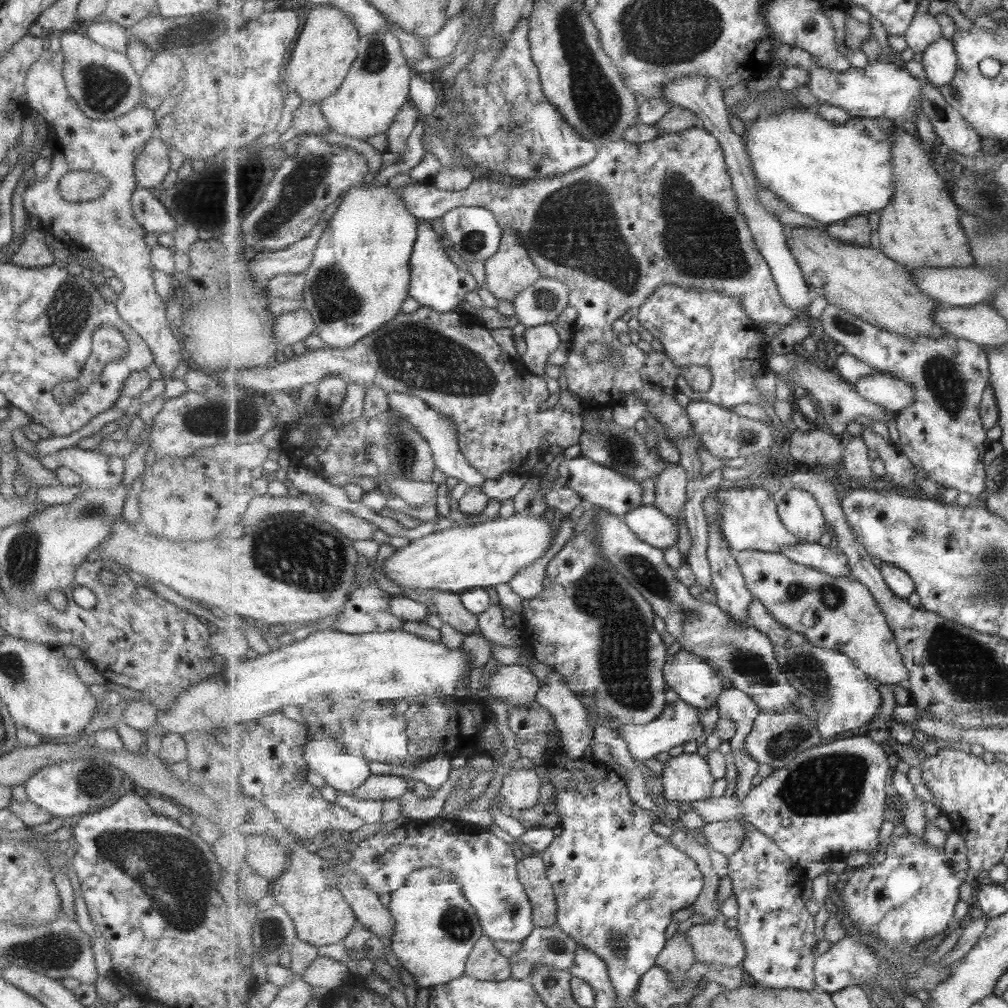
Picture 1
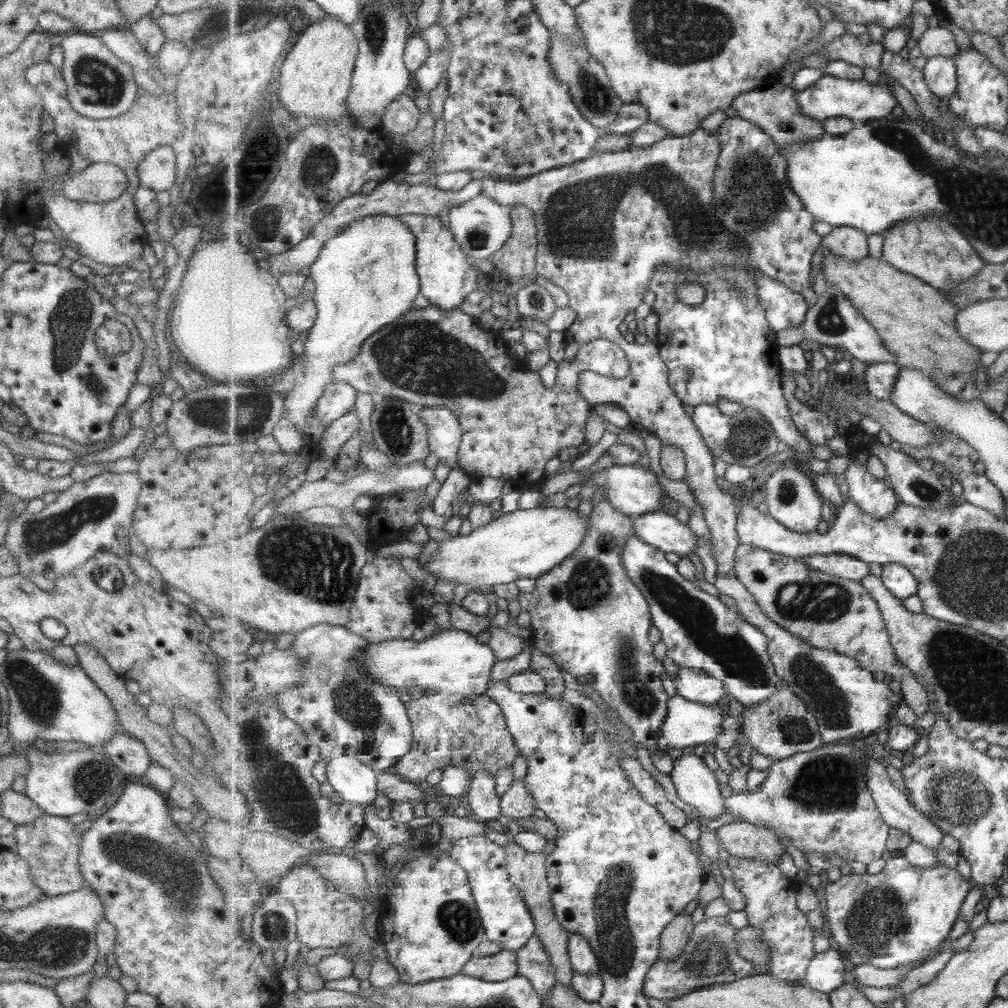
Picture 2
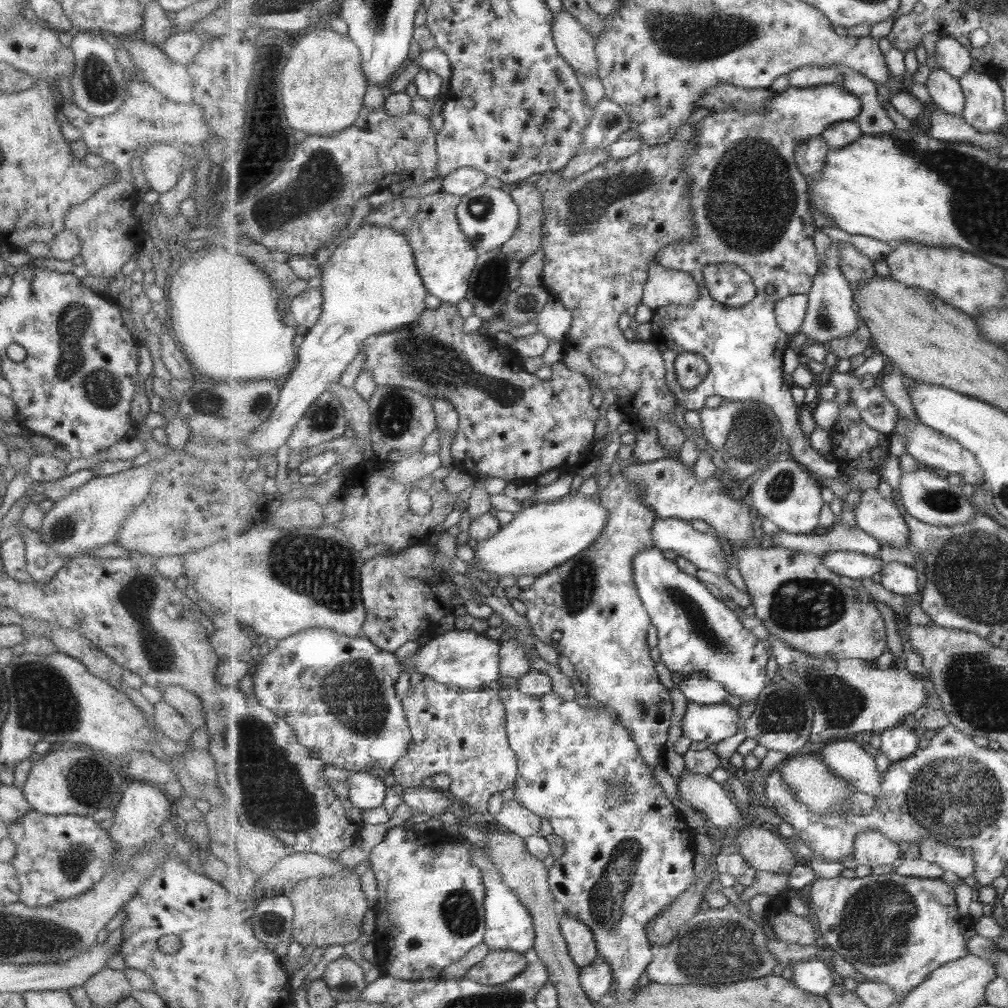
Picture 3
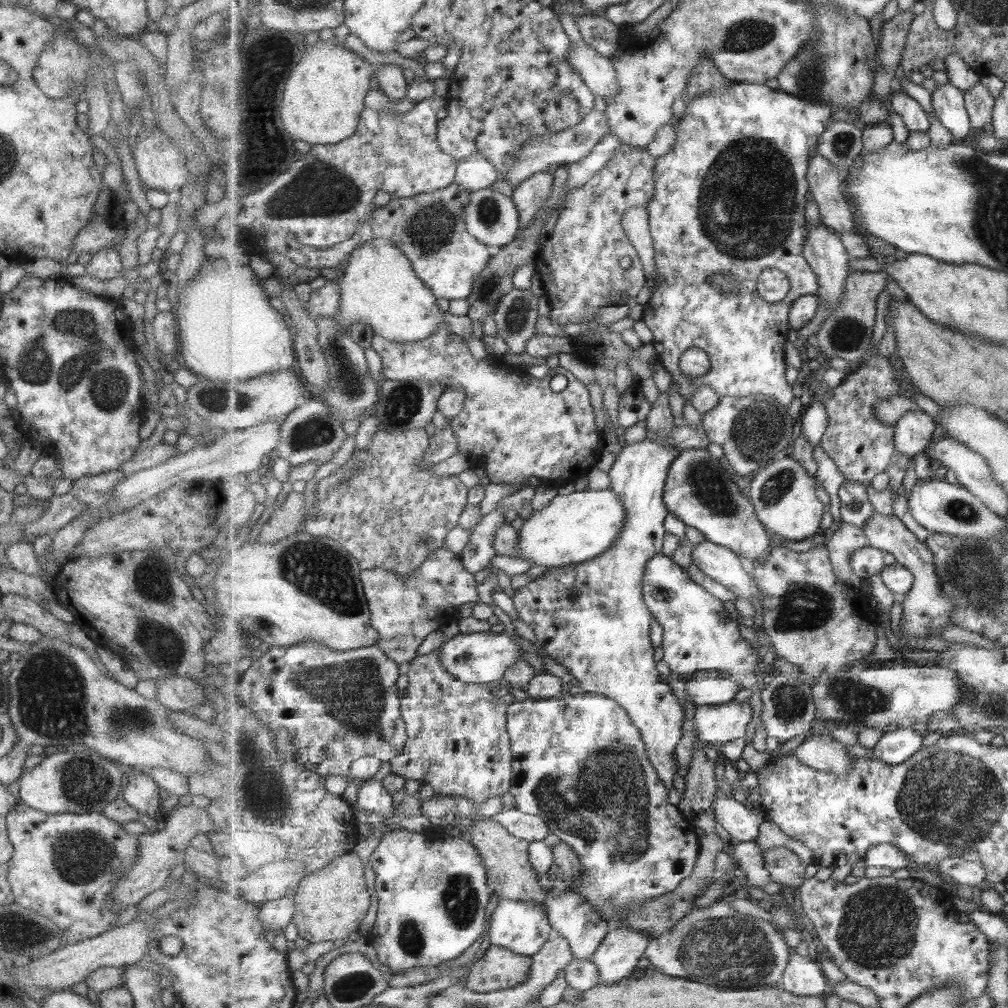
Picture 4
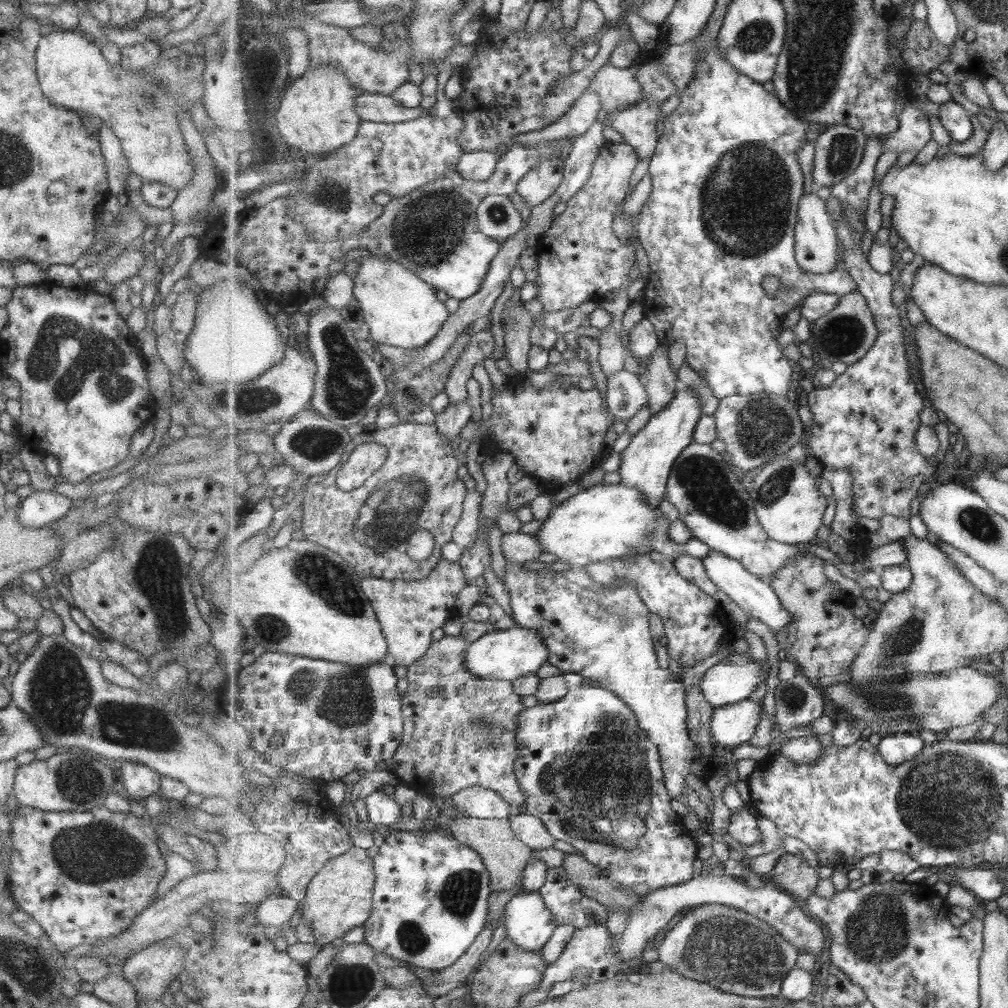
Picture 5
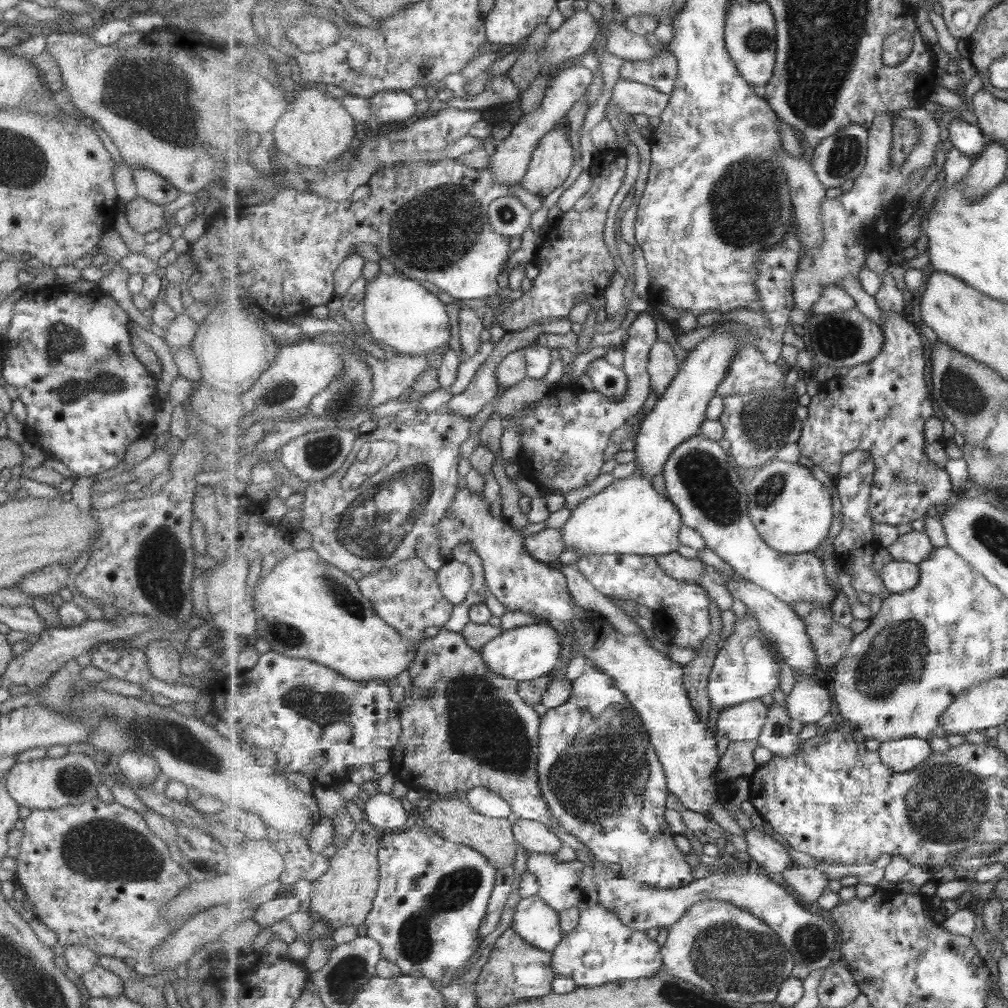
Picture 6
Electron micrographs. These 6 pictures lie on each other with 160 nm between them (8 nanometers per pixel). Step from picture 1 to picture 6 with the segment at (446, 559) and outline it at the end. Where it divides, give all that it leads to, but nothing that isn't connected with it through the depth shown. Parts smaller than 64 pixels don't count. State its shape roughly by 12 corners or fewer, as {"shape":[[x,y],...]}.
{"shape":[[635,474],[572,511],[567,548],[661,557],[683,516]]}

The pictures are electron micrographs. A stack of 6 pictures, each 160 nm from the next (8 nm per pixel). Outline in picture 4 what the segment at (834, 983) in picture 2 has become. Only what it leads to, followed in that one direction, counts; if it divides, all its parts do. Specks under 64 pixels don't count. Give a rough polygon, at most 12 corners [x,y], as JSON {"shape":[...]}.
{"shape":[[791,947],[779,984],[798,996],[830,992],[821,963]]}

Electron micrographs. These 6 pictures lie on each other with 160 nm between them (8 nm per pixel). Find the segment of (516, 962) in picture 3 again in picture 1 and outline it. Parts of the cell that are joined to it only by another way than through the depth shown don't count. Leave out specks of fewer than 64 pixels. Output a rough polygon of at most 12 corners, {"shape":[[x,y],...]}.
{"shape":[[483,935],[466,974],[483,981],[512,978],[510,958]]}

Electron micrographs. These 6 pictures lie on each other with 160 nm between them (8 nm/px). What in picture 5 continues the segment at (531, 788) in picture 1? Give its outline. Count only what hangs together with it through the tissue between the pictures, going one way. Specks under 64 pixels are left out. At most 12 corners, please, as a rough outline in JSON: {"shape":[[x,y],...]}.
{"shape":[[526,812],[509,816],[517,838],[533,850],[556,838],[542,819]]}

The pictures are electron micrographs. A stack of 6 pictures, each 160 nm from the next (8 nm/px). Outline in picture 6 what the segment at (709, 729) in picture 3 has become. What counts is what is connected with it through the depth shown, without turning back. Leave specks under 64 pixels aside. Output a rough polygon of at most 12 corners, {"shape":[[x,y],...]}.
{"shape":[[760,699],[721,710],[728,740],[759,739],[769,708]]}

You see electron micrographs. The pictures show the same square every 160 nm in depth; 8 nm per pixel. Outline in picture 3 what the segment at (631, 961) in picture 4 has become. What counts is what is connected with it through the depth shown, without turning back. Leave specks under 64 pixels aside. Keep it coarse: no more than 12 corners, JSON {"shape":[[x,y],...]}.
{"shape":[[600,956],[582,969],[580,982],[587,997],[608,1000],[615,971]]}

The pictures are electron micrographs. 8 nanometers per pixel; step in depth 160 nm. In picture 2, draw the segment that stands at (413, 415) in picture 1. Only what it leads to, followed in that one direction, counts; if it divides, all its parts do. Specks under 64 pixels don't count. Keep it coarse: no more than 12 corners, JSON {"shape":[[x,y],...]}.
{"shape":[[419,406],[430,452],[459,470],[464,435],[443,406]]}

